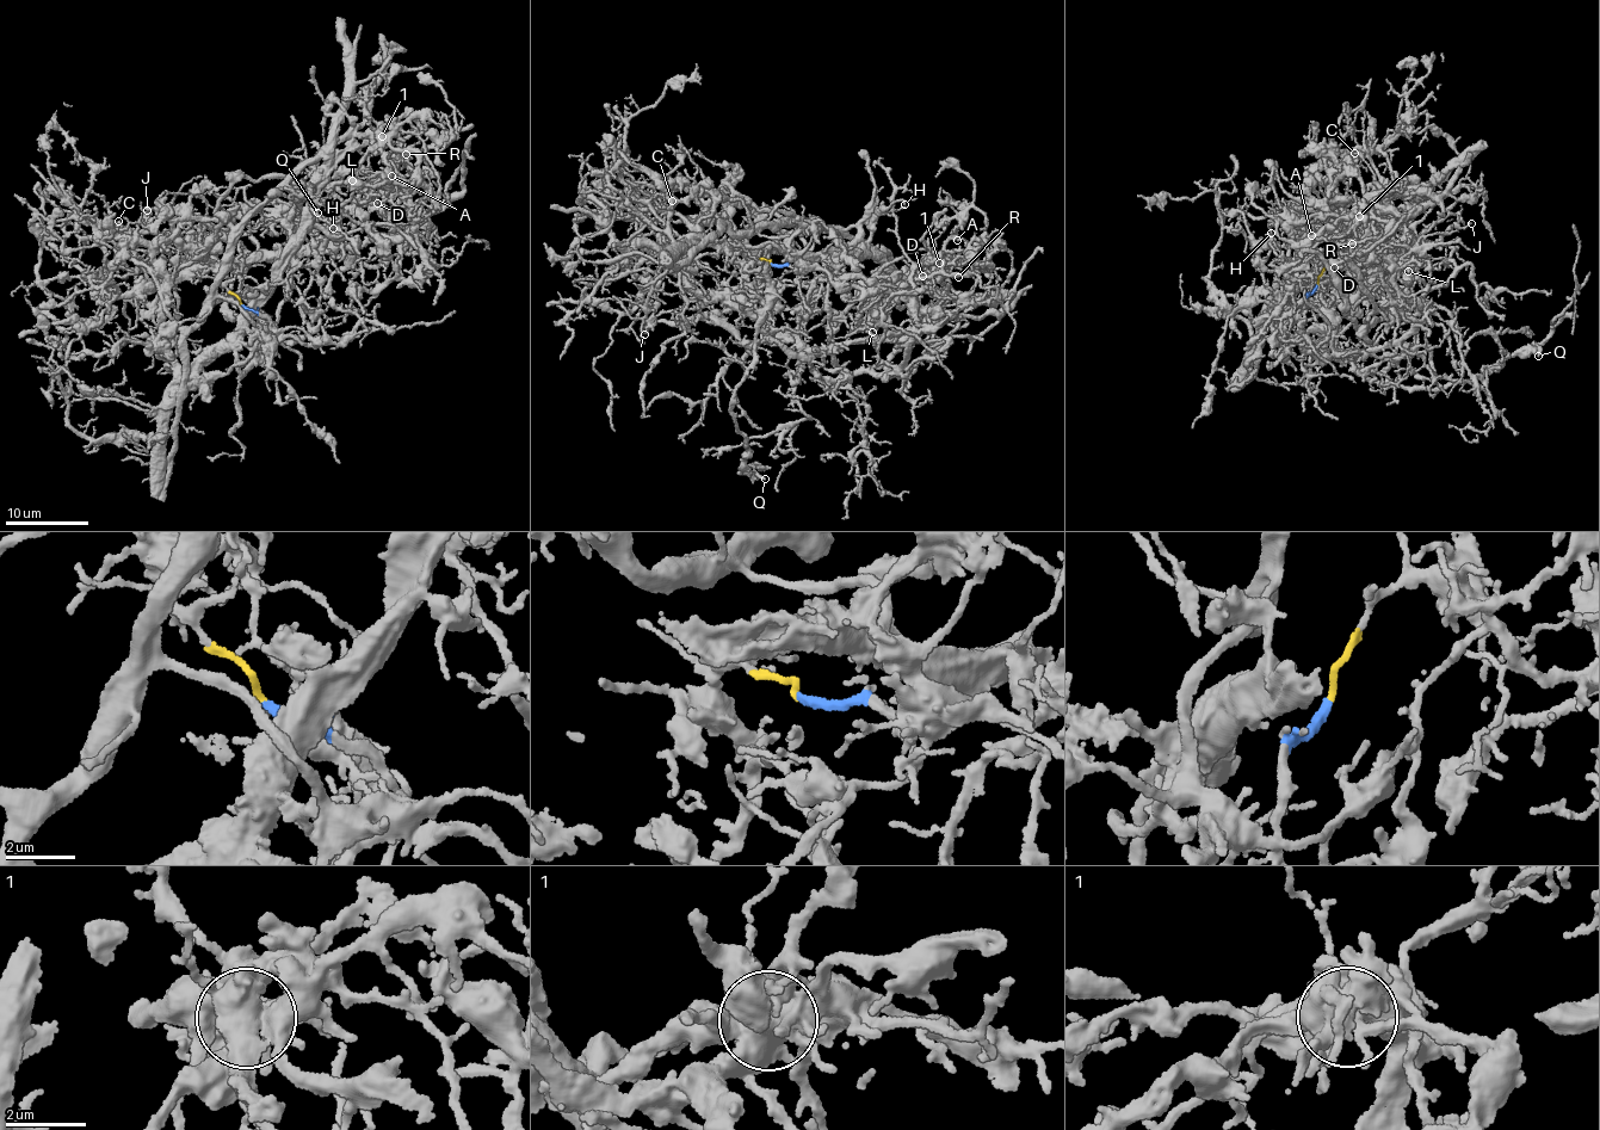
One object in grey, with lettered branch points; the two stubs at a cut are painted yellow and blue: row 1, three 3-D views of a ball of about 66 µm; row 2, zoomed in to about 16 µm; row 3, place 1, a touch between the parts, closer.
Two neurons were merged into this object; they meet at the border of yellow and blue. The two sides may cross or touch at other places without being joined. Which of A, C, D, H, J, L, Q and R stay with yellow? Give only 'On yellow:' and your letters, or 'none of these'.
On yellow: none of these

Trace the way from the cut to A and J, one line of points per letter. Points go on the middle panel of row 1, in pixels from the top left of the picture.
A: (770, 264), (796, 273), (786, 246), (817, 257), (827, 246), (908, 277), (969, 246), (957, 240)
J: (770, 264), (796, 273), (786, 238), (731, 234), (715, 211), (737, 236), (747, 283), (715, 315), (643, 333)

